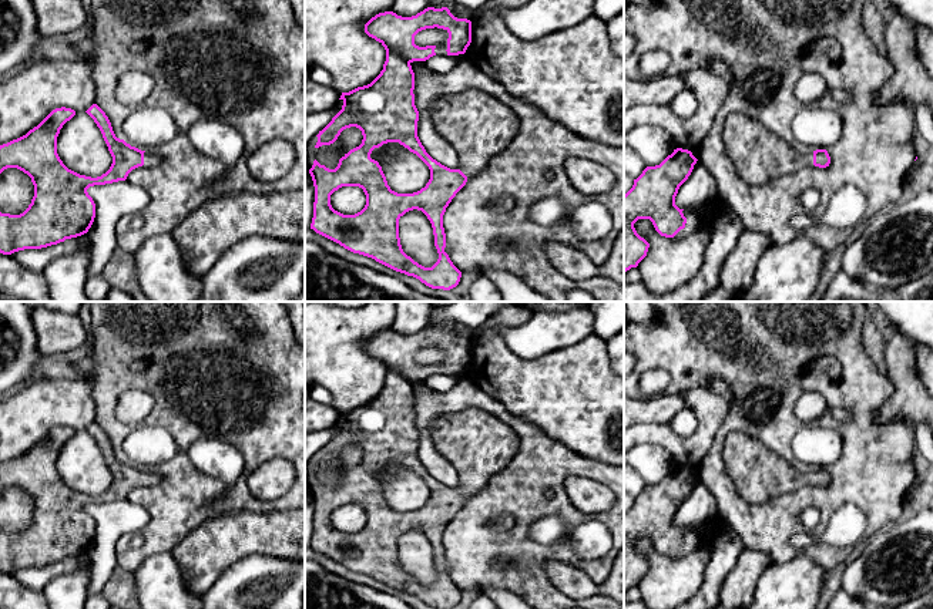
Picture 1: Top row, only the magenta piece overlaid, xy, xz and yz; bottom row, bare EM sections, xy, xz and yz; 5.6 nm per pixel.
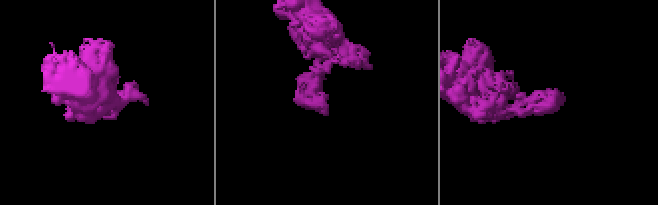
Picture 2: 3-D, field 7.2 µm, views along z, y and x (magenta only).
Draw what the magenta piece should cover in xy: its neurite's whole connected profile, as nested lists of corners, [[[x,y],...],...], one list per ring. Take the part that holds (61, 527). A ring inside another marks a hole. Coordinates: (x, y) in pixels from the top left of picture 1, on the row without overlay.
[[[93,423],[85,431],[100,447],[113,475],[110,488],[101,495],[91,497],[68,488],[57,472],[60,448],[75,434],[71,427],[53,428],[26,454],[0,464],[0,492],[7,487],[17,487],[27,492],[34,504],[34,515],[23,532],[0,531],[0,572],[11,573],[24,568],[41,568],[87,552],[95,536],[95,522],[87,511],[90,505],[125,499],[132,488],[142,484],[154,487],[161,481],[161,477],[152,470],[141,470],[117,457],[108,435],[97,423]]]

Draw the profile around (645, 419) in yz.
[[[722,377],[674,394],[624,396],[624,452],[641,443],[660,445],[671,454],[675,468],[688,468],[698,478],[701,462],[729,411],[731,390]],[[682,410],[691,410],[698,421],[697,431],[687,438],[669,427]]]

